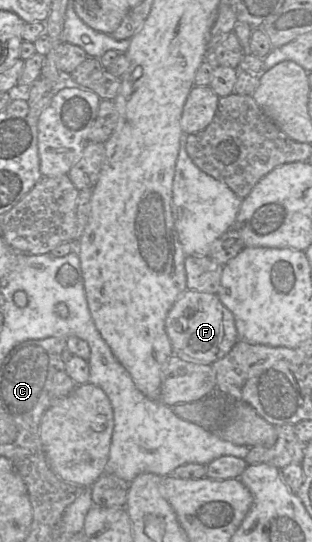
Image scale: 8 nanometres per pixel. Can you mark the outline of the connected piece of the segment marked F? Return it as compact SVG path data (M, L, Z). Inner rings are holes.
M187 289L169 310L165 329L173 354L200 364L212 364L223 358L239 340L232 312L221 302L217 293ZM187 312L192 312L183 318Z

